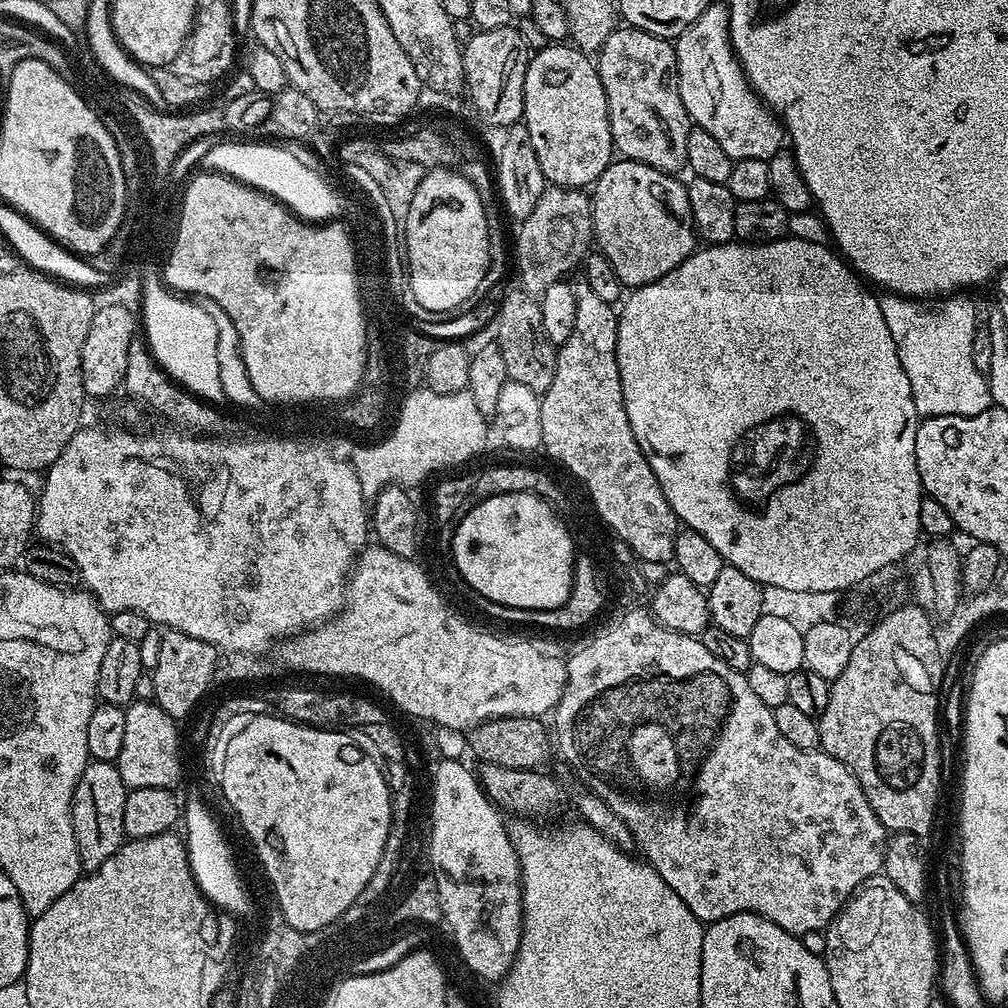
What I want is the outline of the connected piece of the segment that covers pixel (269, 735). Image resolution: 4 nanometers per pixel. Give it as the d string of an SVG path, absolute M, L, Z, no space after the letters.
M272 714L258 726L247 728L245 732L228 748L228 765L225 772L218 778L218 784L224 791L230 807L236 811L240 824L244 827L246 835L252 839L256 847L256 856L261 860L262 870L270 874L270 879L276 880L276 894L282 898L284 912L289 912L290 918L296 925L303 928L316 928L317 922L326 922L336 912L341 912L344 906L350 906L359 898L362 890L378 870L380 859L383 856L383 848L386 846L387 835L390 834L392 816L388 813L388 804L385 801L386 794L383 786L388 783L384 779L384 772L378 770L372 764L368 764L368 758L360 754L359 750L352 748L348 740L344 740L345 733L340 730L326 728L311 728L306 724L296 723L294 720L285 719L283 715Z

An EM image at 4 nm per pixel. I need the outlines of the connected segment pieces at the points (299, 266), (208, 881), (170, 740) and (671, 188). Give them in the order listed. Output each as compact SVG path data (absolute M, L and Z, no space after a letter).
M204 172L199 175L196 177L193 175L187 181L188 186L182 192L188 198L186 222L180 228L179 246L173 252L167 253L166 256L168 265L165 266L162 276L167 287L180 294L191 294L196 298L202 296L210 298L214 302L218 302L218 306L222 306L222 310L226 310L226 314L230 314L230 322L234 322L240 335L240 349L244 355L250 382L256 381L258 383L260 392L266 394L266 401L300 400L303 396L343 394L349 391L351 384L356 384L356 379L358 379L358 361L364 360L360 334L362 314L358 311L352 274L354 272L353 261L358 257L353 238L344 237L344 232L340 232L340 228L311 229L305 227L304 224L296 224L296 220L292 220L292 216L288 216L288 211L278 201L266 200L263 195L257 194L257 192L245 191L245 186L237 180L231 180L228 177L218 178L214 172Z
M184 800L182 804L182 828L184 824L183 839L188 845L188 861L196 879L200 892L217 909L239 918L244 911L250 908L250 892L244 889L236 868L232 865L232 852L224 841L224 832L216 821L214 813L208 809L204 800Z
M135 699L124 708L126 714L126 731L122 742L122 754L115 760L118 774L122 774L125 788L141 788L142 786L158 786L172 788L180 780L180 732L176 729L177 721L170 714L159 708L152 700Z
M616 158L596 179L591 189L592 234L595 247L608 259L610 266L614 266L625 289L635 290L670 274L674 266L678 266L692 255L698 247L698 233L692 222L688 189L683 179L676 179L680 178L637 160Z

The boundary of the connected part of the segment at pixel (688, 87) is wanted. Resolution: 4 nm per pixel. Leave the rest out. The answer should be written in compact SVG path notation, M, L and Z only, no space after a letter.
M714 2L684 35L675 37L677 80L682 102L688 111L689 121L695 127L714 134L714 139L726 154L730 154L732 161L746 158L768 160L781 151L782 124L748 82L744 67L732 47L729 15L729 5Z

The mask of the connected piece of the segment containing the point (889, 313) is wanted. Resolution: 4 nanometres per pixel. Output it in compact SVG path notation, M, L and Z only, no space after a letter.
M899 294L879 297L902 370L906 370L906 378L910 378L916 413L922 418L973 416L993 407L989 377L974 366L978 313L964 296L967 295L948 294L935 302L921 302Z

